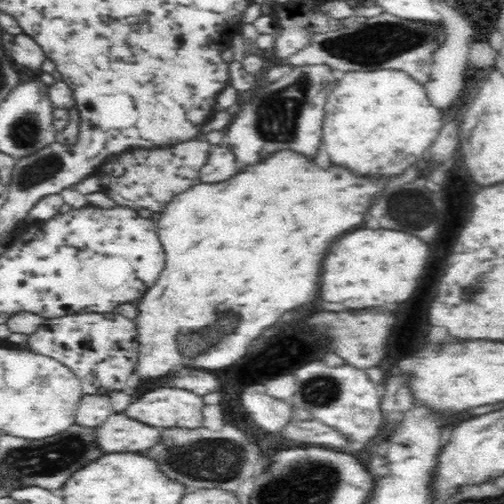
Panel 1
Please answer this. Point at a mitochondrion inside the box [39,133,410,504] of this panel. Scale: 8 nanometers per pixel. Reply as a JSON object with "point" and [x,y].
{"point":[209,459]}

